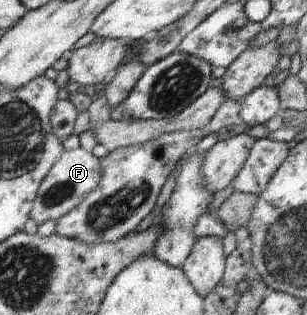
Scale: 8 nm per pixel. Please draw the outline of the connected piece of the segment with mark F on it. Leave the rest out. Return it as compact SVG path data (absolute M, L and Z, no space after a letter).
M81 147L72 151L64 151L63 156L52 167L51 173L48 173L48 177L44 179L40 187L31 212L31 219L38 227L48 221L60 220L64 215L77 209L78 205L82 205L88 199L88 195L100 185L100 181L102 181L101 159Z

